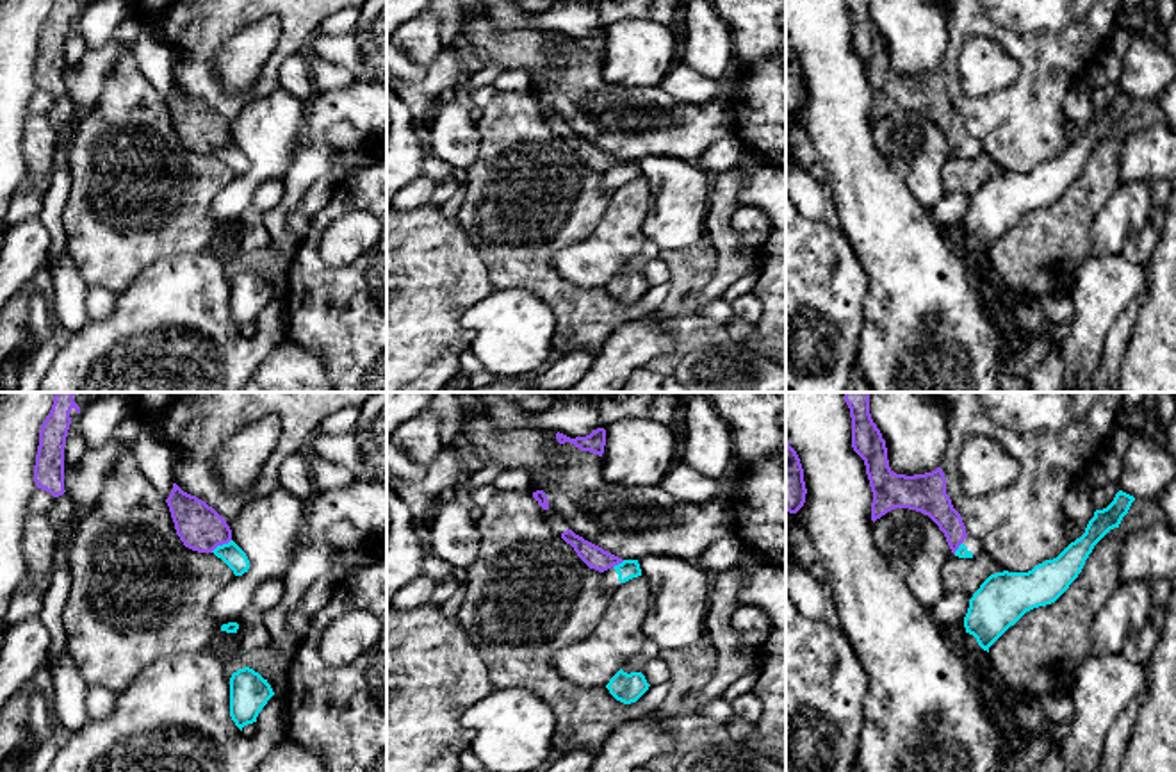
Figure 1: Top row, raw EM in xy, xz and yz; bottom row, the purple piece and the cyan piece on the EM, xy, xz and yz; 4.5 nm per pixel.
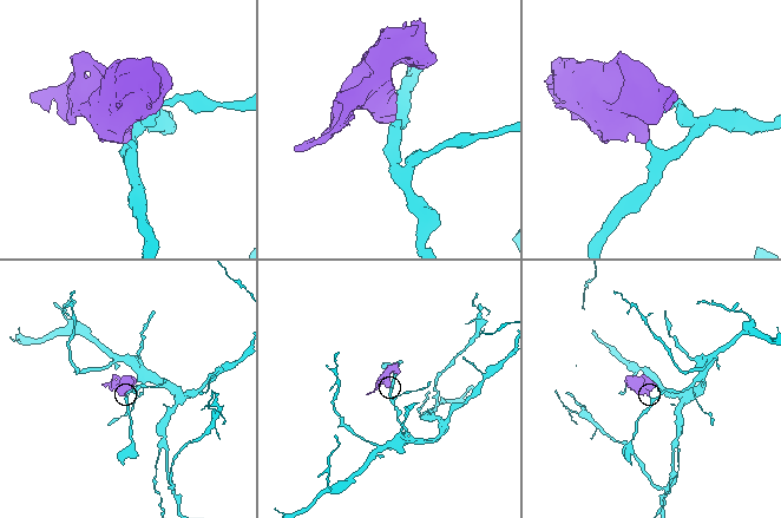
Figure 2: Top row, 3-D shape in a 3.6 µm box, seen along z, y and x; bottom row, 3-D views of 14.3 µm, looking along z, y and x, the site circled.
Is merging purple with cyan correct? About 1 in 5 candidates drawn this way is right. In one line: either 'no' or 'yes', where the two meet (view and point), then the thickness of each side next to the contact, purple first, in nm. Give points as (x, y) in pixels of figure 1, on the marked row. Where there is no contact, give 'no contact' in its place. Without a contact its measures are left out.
no; meets purple in xy at (220, 544); 200 nm thick on the purple side, 100 nm on the other

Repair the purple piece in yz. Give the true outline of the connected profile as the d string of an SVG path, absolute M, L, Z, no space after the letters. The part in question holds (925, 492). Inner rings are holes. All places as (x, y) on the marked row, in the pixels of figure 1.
M845 392L845 401L852 417L852 448L864 460L873 492L871 521L894 508L921 512L939 526L955 554L968 533L946 494L943 469L914 476L893 472L886 440L870 414L870 392Z

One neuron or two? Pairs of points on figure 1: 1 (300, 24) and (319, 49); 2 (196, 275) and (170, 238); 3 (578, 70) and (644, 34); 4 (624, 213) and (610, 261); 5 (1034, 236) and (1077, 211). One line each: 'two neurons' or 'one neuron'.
1: two neurons
2: two neurons
3: two neurons
4: one neuron
5: one neuron

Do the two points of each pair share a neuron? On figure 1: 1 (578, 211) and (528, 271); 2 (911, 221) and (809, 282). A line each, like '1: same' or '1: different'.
1: same
2: different

